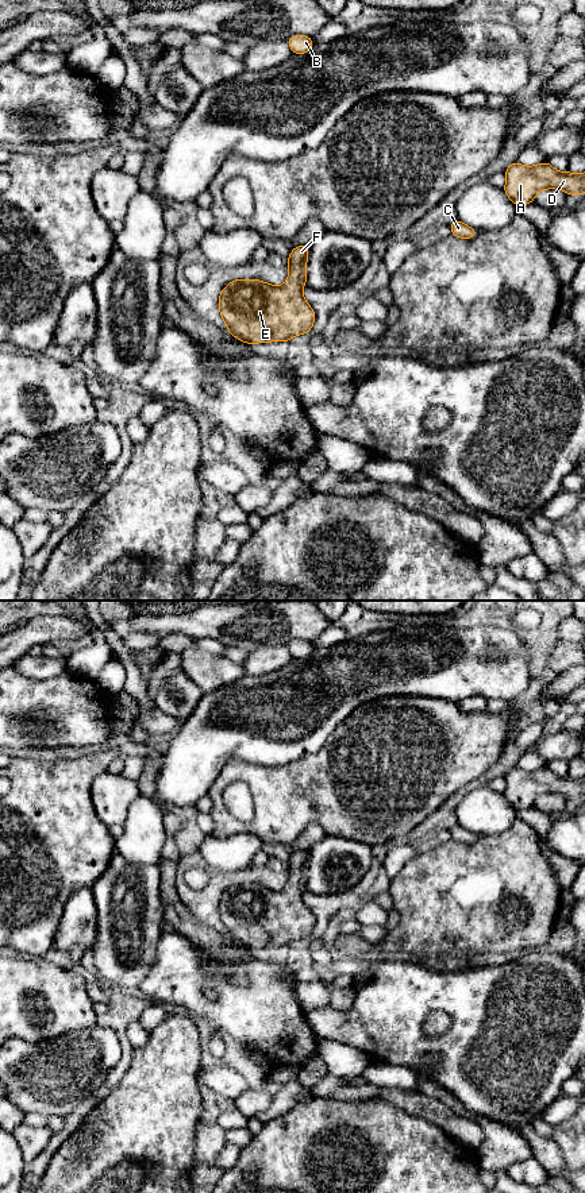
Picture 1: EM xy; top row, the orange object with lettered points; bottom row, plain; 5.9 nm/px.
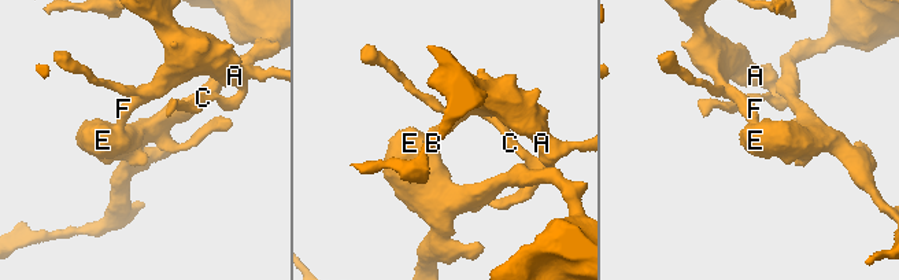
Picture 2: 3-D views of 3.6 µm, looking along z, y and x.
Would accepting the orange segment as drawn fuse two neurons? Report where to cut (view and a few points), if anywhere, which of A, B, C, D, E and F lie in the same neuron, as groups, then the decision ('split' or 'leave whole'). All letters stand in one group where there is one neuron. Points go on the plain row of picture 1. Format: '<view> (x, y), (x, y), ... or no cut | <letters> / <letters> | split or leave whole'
no cut | A B C D E F | leave whole

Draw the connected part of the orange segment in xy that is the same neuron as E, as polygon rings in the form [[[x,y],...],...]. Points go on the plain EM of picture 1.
[[[308,849],[293,853],[288,862],[289,880],[284,889],[273,891],[259,884],[235,884],[219,900],[219,916],[228,938],[247,947],[289,946],[293,941],[309,938],[316,924],[313,914],[303,901],[307,887]]]

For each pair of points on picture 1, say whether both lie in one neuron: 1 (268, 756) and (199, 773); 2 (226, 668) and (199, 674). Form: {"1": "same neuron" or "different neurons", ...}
{"1": "same neuron", "2": "same neuron"}

